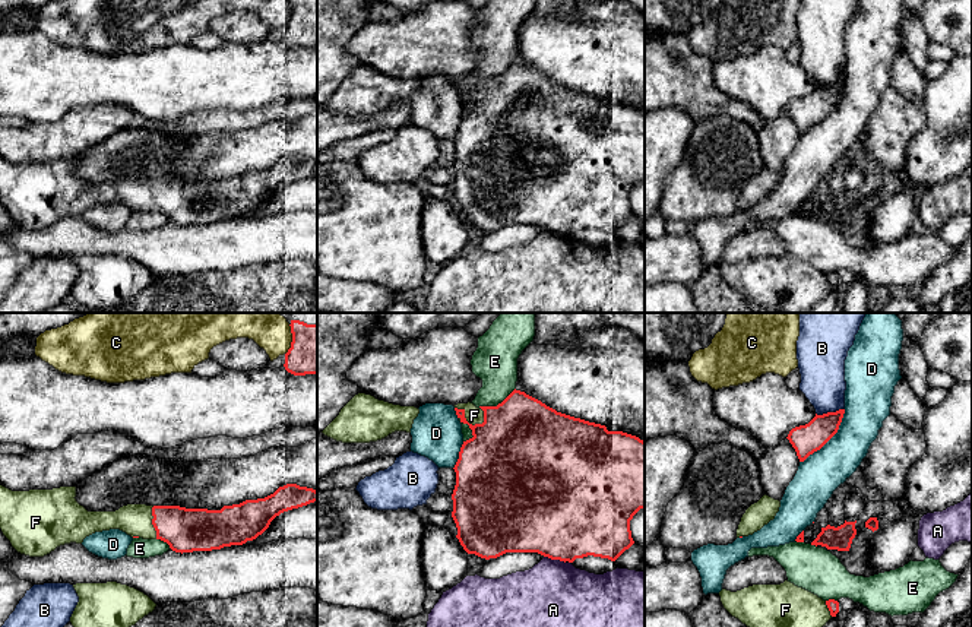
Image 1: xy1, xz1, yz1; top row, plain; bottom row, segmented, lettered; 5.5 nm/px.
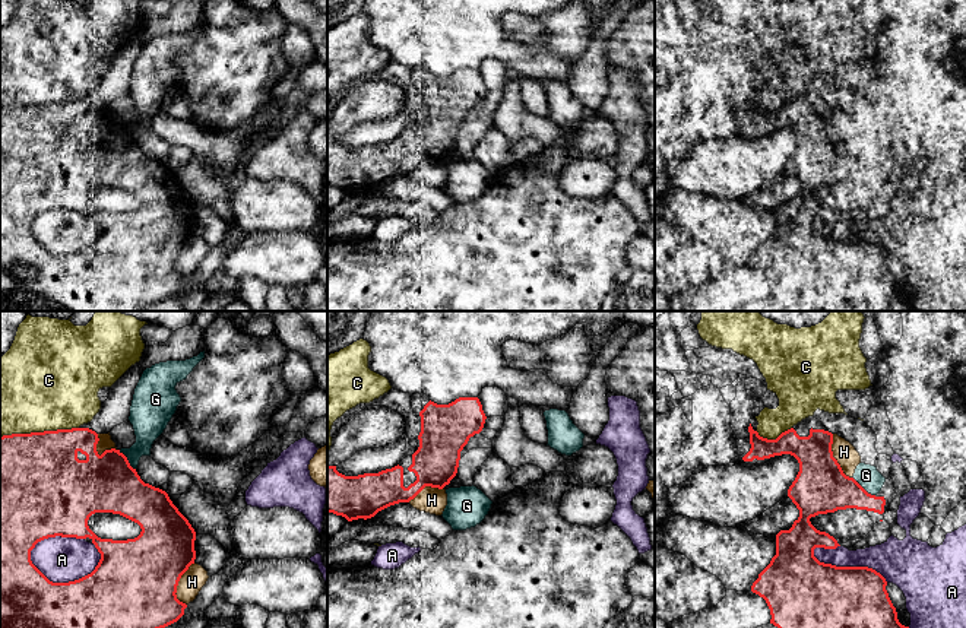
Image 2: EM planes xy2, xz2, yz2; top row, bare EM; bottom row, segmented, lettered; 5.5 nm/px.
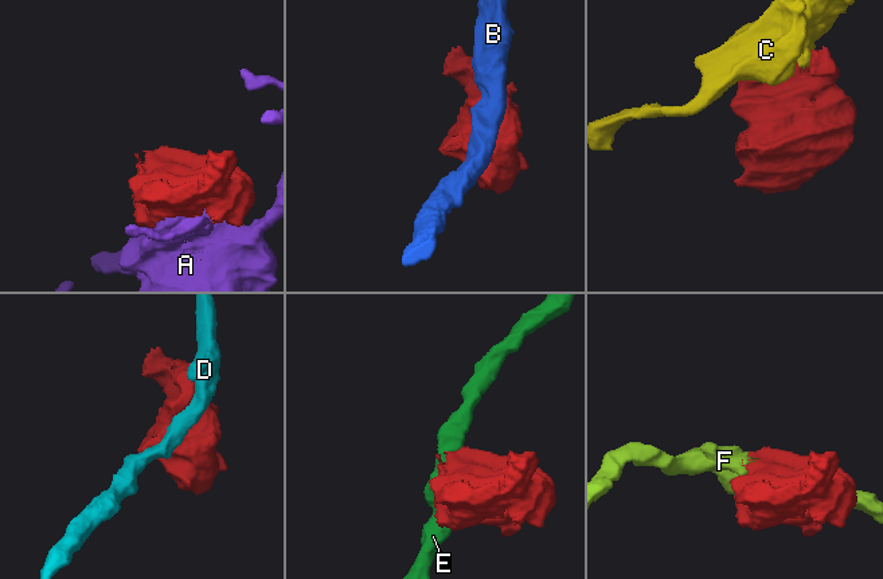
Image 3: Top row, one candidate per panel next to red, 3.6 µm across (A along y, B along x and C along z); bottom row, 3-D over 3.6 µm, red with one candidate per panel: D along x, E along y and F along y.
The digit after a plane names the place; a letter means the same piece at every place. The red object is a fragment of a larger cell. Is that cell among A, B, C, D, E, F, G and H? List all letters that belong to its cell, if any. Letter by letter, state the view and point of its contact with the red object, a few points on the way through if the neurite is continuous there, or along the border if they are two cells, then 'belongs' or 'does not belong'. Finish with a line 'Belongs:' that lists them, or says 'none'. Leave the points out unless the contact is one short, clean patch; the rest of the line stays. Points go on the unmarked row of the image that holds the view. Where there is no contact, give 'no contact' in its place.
A: meets red in xy2 at (69, 254); does not belong
B: meets red in yz1 at (829, 85); does not belong
C: meets red in xy2 at (38, 105); does not belong
D: meets red in yz1 at (829, 111); does not belong
E: meets red in xz1 at (497, 78); does not belong
F: meets red in xz1 at (465, 92); belongs
G: meets red in yz2 at (862, 161); does not belong
H: meets red in xy2 at (177, 257); does not belong
Belongs: F

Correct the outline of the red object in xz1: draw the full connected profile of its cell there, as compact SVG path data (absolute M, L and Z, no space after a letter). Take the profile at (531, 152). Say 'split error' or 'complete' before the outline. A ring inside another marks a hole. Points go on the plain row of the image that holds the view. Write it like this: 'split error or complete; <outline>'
split error; M513 63L497 79L479 79L474 76L455 77L456 88L460 95L468 96L472 102L472 111L463 114L459 132L455 137L456 158L452 167L453 184L452 190L457 200L456 210L468 227L481 231L497 231L506 225L538 225L551 232L573 235L576 231L588 228L608 231L615 234L634 213L631 210L630 193L645 181L645 114L636 108L623 104L608 104L605 98L574 91L547 79L541 73L520 63Z

